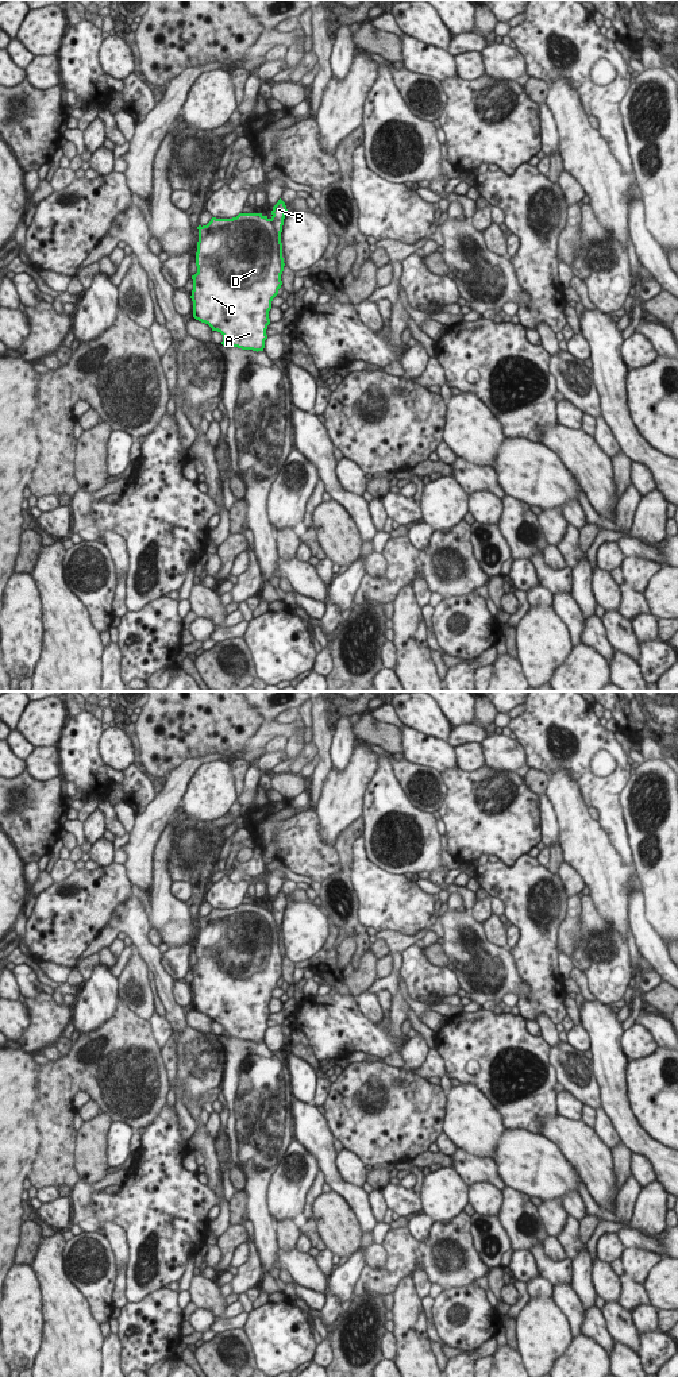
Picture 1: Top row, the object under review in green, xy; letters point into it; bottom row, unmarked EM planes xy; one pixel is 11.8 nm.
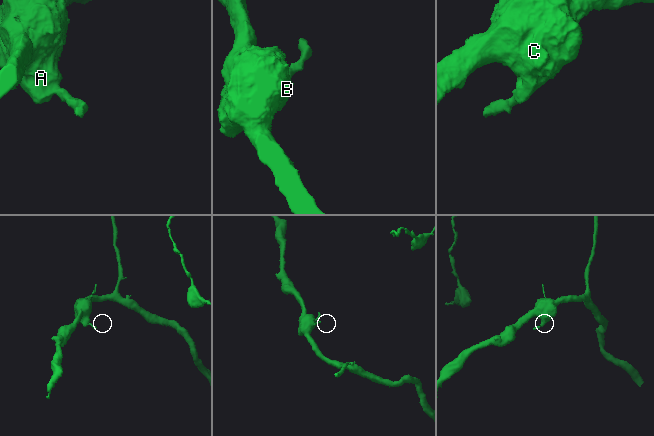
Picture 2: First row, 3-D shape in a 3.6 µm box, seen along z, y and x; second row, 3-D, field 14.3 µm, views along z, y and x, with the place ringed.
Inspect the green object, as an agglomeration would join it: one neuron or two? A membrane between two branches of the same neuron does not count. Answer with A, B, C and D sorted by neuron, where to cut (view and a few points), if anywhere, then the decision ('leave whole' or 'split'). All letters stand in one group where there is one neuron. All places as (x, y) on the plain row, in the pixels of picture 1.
A C D / B | xy (270, 910), (274, 915), (274, 925), (280, 930) | split

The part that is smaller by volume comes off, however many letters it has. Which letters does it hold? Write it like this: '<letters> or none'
B

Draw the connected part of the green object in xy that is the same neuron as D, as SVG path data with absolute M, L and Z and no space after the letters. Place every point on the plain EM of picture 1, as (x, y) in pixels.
M239 904L232 910L212 909L207 917L199 917L196 944L197 964L192 967L193 1008L208 1015L212 1022L223 1026L223 1037L242 1041L263 1042L267 1030L266 1021L270 1015L269 1002L271 992L282 976L284 963L282 934L276 927L276 915L262 904Z

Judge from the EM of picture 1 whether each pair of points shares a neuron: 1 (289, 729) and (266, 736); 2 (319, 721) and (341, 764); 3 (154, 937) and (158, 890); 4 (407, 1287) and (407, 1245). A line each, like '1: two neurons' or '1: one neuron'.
1: one neuron
2: two neurons
3: two neurons
4: two neurons

